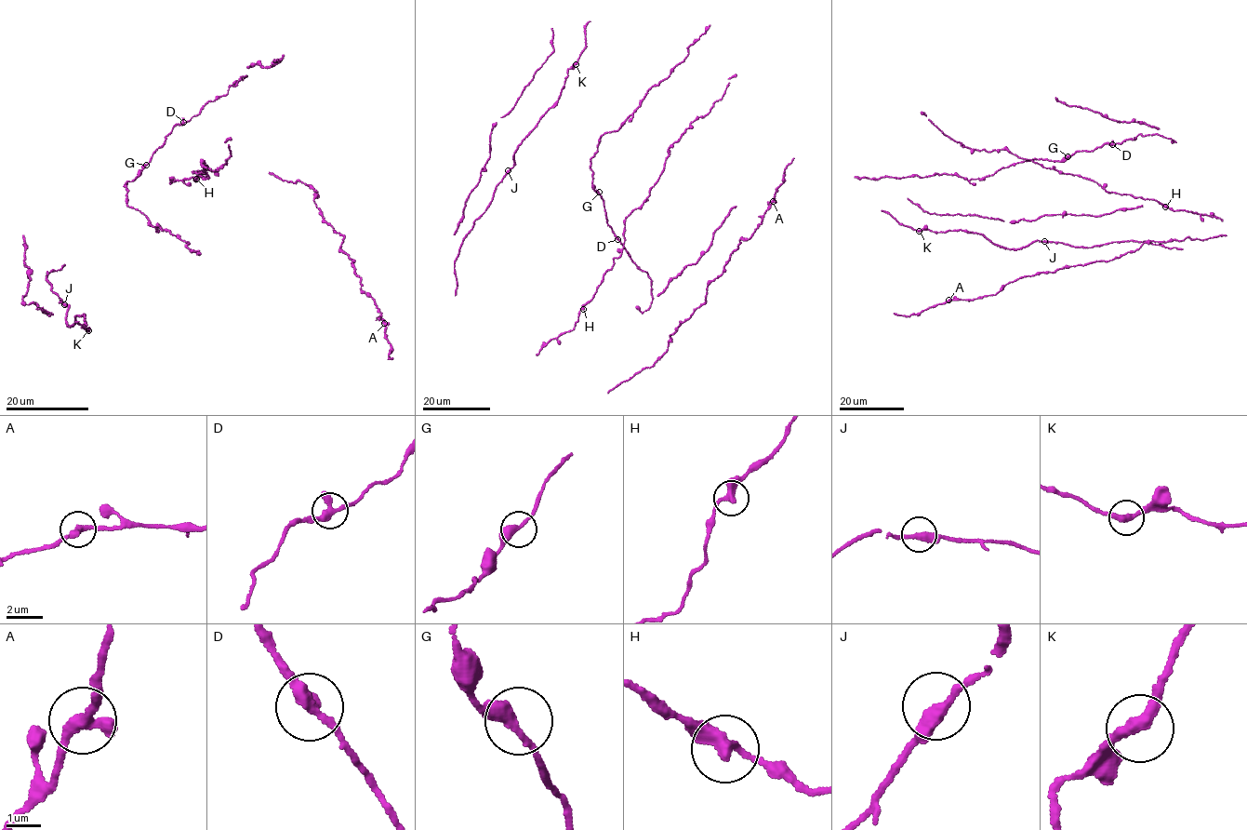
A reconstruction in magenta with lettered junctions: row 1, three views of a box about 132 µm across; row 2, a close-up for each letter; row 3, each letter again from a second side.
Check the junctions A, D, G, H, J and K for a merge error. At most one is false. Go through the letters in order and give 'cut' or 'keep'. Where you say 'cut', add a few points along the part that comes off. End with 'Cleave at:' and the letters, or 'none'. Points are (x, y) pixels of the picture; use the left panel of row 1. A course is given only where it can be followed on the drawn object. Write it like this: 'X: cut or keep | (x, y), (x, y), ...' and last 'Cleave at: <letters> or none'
A: keep
D: keep
G: keep
H: keep
J: keep
K: keep
Cleave at: none

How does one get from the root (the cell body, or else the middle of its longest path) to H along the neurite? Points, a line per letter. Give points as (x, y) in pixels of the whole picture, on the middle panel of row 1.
H: (621, 254), (613, 260), (614, 265), (603, 275), (594, 297), (583, 309)

